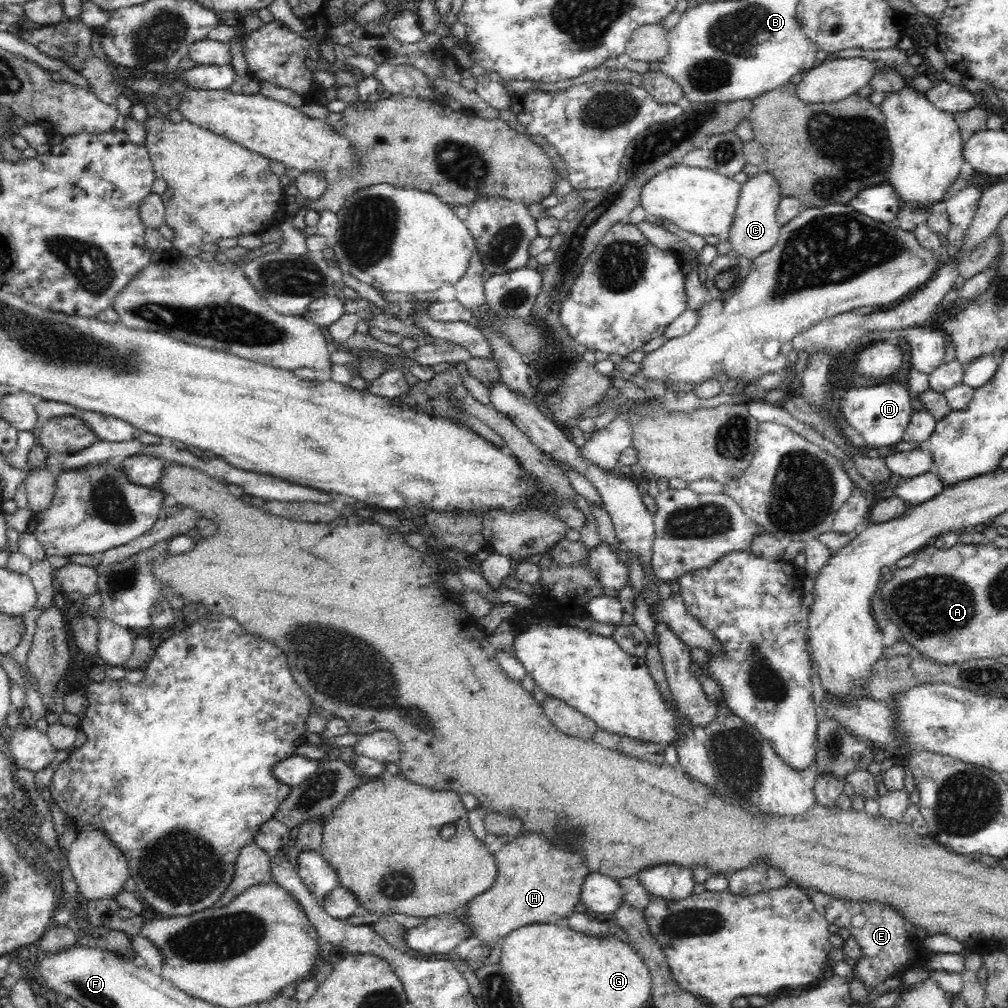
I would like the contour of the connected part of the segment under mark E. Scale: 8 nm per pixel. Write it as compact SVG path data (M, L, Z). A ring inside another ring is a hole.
M802 886L802 891L813 898L814 908L830 925L837 926L844 935L854 937L861 946L861 956L855 959L853 978L864 983L866 991L880 987L892 975L900 976L902 970L924 968L926 948L922 941L914 936L914 927L892 908L883 908L880 904L865 904L858 901L843 901L816 893Z

